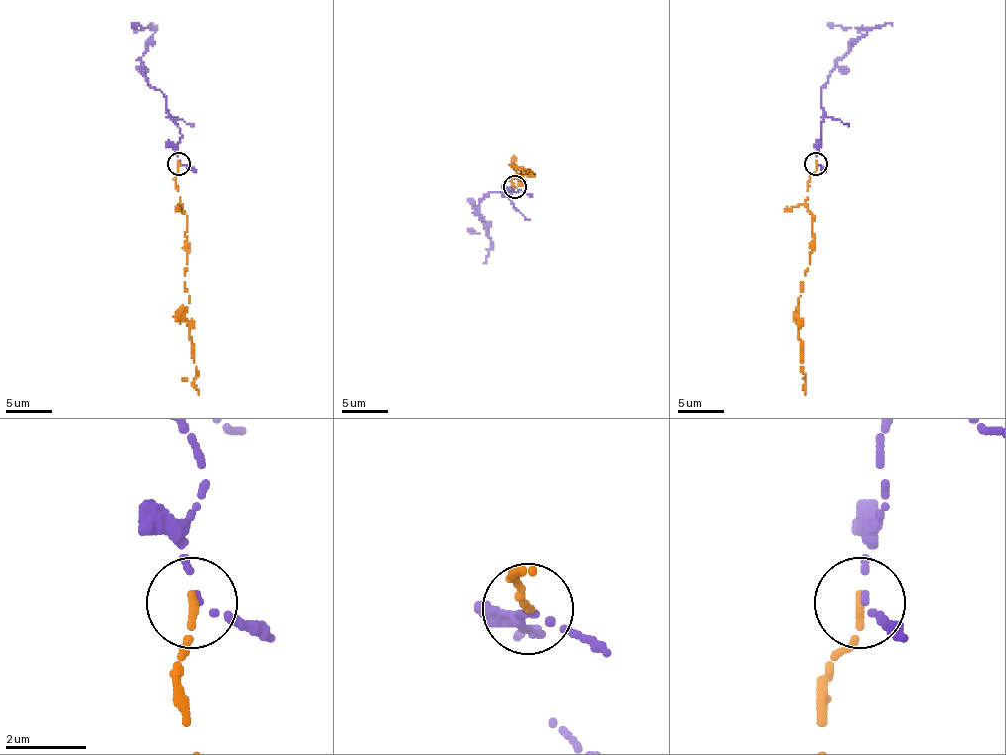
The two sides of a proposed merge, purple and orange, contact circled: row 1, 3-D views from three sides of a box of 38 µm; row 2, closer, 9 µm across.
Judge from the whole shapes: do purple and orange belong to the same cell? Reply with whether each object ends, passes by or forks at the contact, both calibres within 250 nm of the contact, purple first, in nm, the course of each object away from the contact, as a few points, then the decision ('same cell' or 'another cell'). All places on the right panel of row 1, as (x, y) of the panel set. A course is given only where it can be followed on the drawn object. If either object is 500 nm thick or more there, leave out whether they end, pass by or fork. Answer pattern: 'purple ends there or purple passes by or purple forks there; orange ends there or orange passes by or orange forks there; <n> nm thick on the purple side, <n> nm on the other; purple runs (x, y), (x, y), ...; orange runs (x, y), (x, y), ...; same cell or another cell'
purple passes by; orange ends there; 110 nm thick on the purple side, 180 nm on the other; purple runs (816, 163), (823, 112), (821, 89), (830, 71), (867, 30), (828, 23); orange runs (816, 163), (807, 183), (805, 202), (812, 215), (814, 250), (798, 298), (800, 366), (805, 394); same cell

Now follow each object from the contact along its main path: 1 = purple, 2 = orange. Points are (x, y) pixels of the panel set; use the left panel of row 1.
1: (180, 163), (175, 144), (182, 135), (166, 96), (143, 71), (141, 57), (155, 30), (132, 23)
2: (178, 163), (175, 183), (187, 215), (184, 286), (189, 298), (184, 321), (196, 366), (194, 387), (198, 394)

